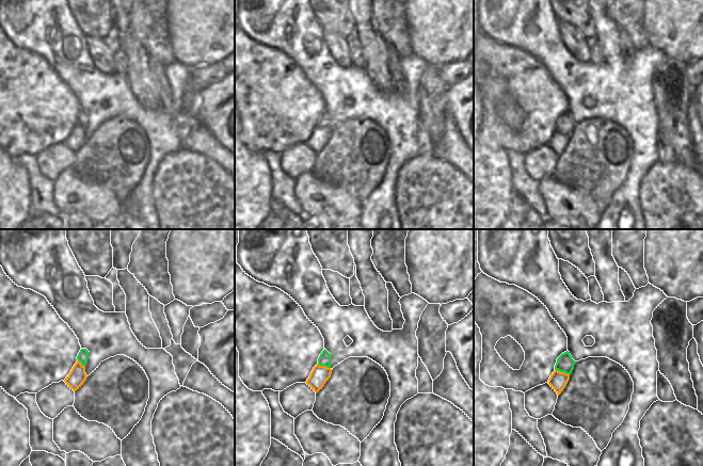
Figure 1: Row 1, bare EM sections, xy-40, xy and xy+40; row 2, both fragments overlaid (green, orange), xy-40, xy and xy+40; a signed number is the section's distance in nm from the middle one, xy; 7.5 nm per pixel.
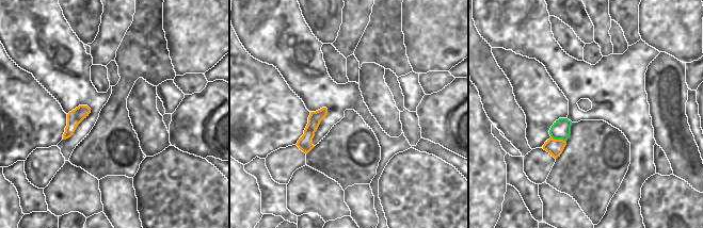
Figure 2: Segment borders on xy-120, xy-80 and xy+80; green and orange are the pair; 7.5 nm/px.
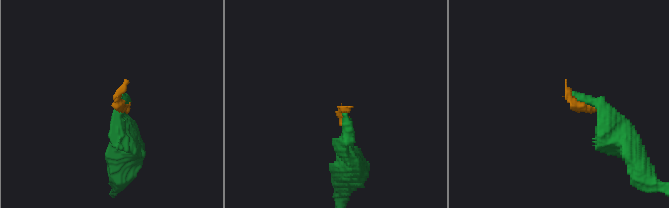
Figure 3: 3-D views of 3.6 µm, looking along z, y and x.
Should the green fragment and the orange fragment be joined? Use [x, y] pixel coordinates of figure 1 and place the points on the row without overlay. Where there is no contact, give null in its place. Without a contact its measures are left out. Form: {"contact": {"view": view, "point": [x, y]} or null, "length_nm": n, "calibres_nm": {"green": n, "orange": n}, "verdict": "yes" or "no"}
{"contact": {"view": "xy+40", "point": [562, 132]}, "length_nm": 120, "calibres_nm": {"green": 130, "orange": 140}, "verdict": "yes"}

